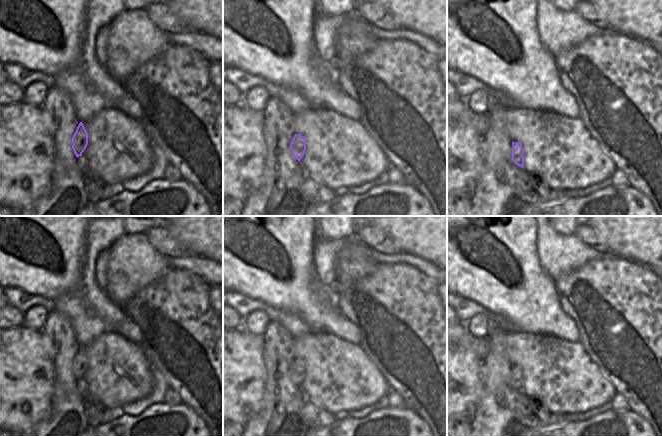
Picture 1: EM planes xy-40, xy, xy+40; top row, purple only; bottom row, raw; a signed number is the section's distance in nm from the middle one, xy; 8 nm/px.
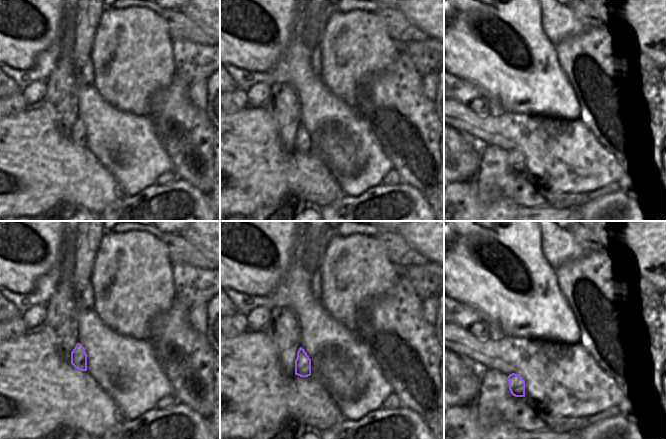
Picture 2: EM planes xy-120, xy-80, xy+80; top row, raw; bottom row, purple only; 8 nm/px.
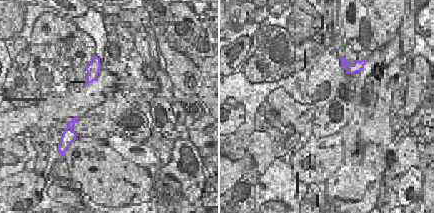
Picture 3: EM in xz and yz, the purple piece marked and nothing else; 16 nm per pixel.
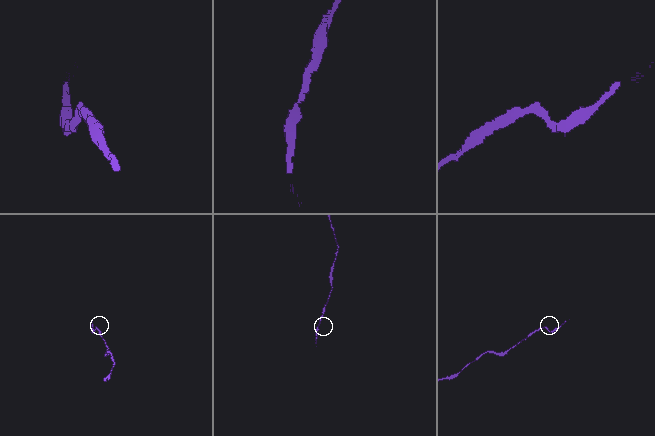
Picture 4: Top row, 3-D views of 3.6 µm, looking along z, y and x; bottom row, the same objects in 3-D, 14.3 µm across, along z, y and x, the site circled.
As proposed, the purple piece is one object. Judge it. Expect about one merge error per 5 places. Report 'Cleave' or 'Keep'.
Keep

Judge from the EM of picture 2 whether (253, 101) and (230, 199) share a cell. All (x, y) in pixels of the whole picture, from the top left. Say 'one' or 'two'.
two

